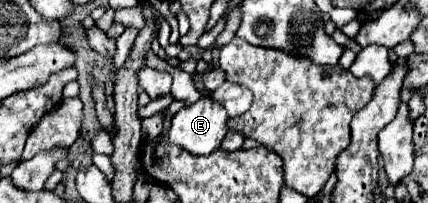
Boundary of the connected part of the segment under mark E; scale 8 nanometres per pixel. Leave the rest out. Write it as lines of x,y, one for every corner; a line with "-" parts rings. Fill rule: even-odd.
201,97
197,103
179,109
169,127
169,141
181,145
193,155
213,153
227,133
227,111
211,97

